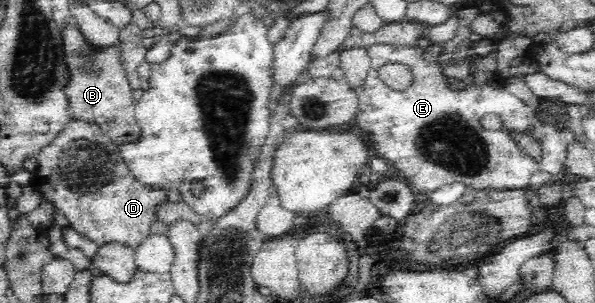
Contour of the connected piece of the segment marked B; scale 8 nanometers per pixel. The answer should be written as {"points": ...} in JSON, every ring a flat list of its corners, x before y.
{"points":[[62,27,62,33,64,34,66,61,72,75,71,85,66,89,70,102,70,116,91,119,99,123,103,133,110,139,127,136,127,142,129,142,133,136,139,136,140,128,134,115,136,100,132,97,134,90,130,88,125,78,118,46,93,55,75,28,64,29]]}

